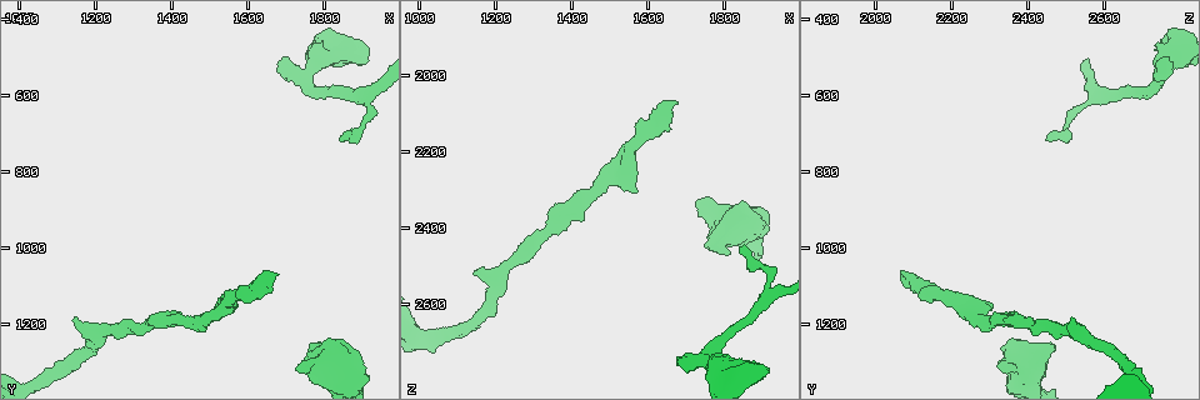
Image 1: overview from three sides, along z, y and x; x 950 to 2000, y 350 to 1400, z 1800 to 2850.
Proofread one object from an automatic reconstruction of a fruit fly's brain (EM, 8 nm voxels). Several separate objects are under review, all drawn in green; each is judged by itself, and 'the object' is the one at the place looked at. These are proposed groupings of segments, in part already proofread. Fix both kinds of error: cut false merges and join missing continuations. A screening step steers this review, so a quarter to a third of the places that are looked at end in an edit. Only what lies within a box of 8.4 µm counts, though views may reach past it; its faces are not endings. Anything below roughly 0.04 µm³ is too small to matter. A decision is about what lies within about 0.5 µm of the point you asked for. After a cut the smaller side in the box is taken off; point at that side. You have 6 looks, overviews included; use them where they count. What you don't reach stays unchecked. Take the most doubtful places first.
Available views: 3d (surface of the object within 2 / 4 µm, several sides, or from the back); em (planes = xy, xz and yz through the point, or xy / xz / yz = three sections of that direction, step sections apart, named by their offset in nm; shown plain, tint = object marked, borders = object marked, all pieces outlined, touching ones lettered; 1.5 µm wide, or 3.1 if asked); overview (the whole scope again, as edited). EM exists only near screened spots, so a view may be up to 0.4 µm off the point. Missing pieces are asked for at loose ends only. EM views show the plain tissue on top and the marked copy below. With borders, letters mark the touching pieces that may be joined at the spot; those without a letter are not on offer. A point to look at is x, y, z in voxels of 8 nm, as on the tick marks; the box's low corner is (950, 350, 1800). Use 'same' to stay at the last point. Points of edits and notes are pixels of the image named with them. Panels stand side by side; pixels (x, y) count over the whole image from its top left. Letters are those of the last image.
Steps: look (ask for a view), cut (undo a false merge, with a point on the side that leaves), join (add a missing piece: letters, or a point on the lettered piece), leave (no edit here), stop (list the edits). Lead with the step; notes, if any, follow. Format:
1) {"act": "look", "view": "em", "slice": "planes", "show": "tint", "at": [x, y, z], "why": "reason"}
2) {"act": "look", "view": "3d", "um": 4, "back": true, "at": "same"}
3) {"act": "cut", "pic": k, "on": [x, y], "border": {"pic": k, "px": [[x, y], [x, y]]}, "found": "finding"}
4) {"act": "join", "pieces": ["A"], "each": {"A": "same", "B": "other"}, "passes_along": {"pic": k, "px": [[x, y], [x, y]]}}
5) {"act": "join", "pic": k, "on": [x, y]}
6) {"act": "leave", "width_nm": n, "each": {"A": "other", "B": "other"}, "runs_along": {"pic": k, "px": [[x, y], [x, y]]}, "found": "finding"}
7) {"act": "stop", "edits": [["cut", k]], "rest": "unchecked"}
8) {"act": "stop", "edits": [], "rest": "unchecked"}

{"act": "look", "view": "em", "slice": "planes", "show": "borders", "at": [1740, 1325, 2330], "why": "free end"}

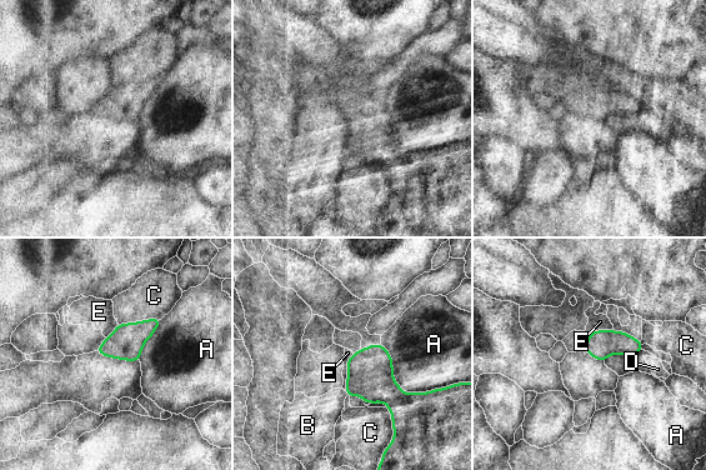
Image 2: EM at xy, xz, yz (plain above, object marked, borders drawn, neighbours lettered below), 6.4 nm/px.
{"act": "leave", "longest_contact_nm": ["A", 440], "each": {"A": "other", "B": "other", "C": "other", "D": "other", "E": "other"}, "found": "no lettered piece goes on from it"}

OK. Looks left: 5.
{"act": "look", "view": "em", "slice": "planes", "show": "borders", "at": [1700, 500, 2765], "why": "branch stops here"}

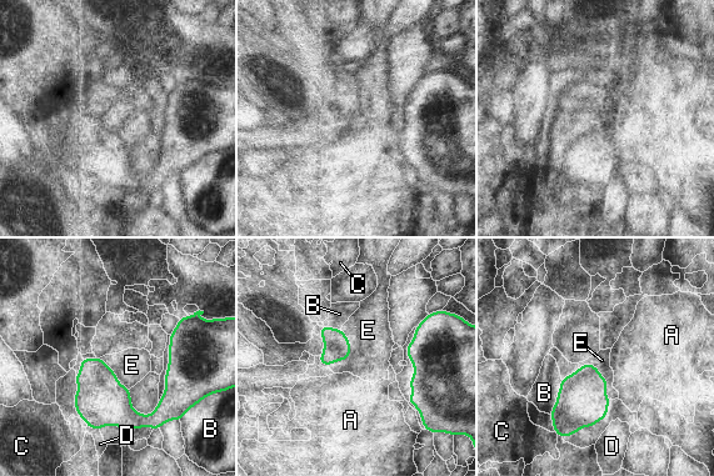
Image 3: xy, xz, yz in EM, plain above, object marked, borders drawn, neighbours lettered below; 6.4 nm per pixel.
{"act": "leave", "each": {"A": "other", "B": "other", "C": "other", "D": "other", "E": "other"}, "found": "no lettered piece goes on from it"}

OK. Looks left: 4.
{"act": "look", "view": "em", "slice": "xy", "step": 4, "show": "borders", "at": [1855, 715, 2440], "why": "branch stops here"}

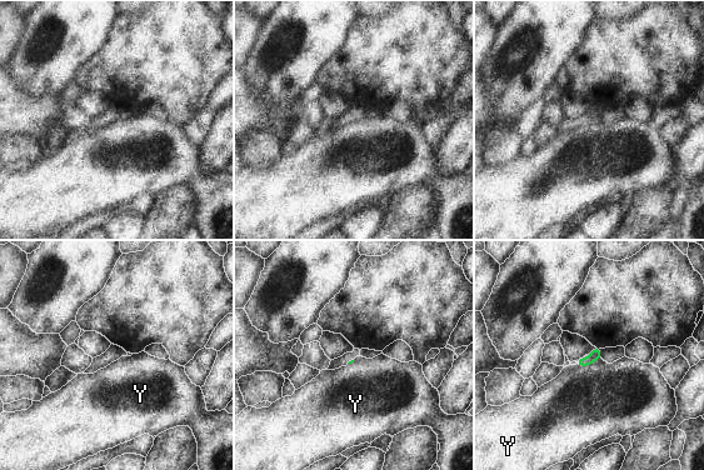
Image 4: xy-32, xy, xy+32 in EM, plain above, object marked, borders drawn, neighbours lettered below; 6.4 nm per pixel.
{"act": "look", "view": "em", "slice": "planes", "show": "borders", "at": "same", "why": "cut it another way"}

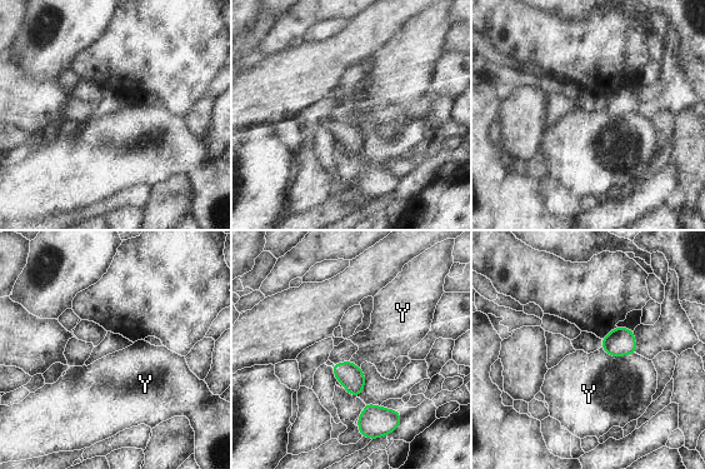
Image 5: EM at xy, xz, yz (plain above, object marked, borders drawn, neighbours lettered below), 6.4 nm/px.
{"act": "leave", "longest_contact_nm": ["Y", 220], "each": {"Y": "other"}, "border": {"pic": 5, "px": [[601, 347], [615, 357], [635, 354]]}, "found": "none of them fits"}

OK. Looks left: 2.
{"act": "stop", "edits": [], "rest": "unchecked"}

